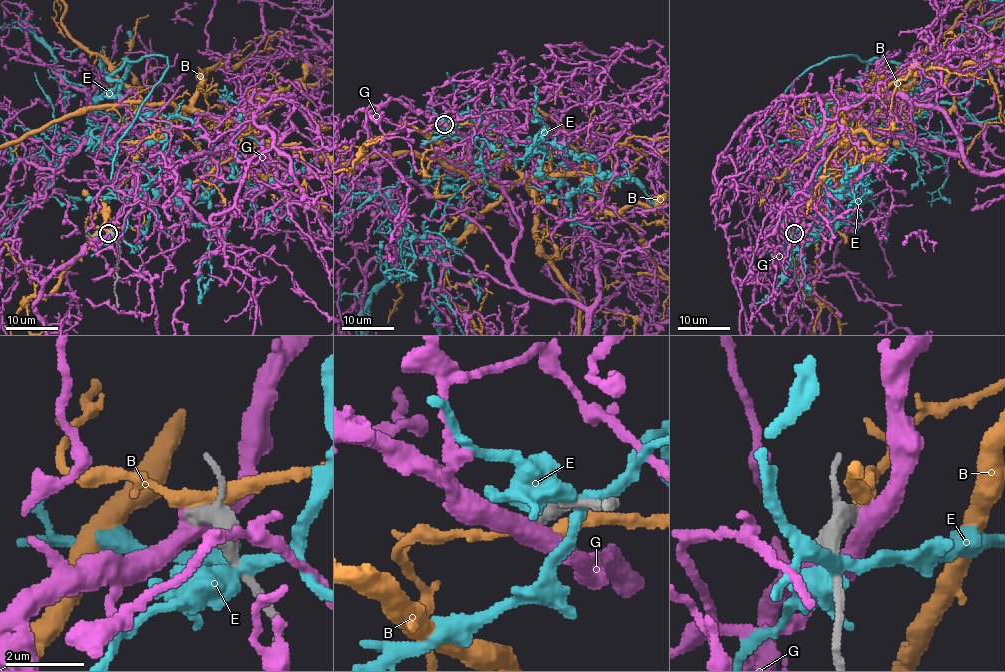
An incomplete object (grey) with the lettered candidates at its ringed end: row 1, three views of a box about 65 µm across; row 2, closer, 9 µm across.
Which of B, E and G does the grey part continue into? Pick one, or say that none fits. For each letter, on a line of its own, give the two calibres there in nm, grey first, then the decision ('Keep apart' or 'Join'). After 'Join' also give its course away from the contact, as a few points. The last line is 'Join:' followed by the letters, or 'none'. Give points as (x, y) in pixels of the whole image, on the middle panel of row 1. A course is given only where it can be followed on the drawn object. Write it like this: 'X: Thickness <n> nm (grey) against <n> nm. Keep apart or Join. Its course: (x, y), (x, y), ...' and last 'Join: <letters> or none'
B: Thickness 340 nm (grey) against 360 nm. Keep apart
E: Thickness 280 nm (grey) against 360 nm. Keep apart
G: Thickness 340 nm (grey) against 500 nm. Keep apart
Join: none

